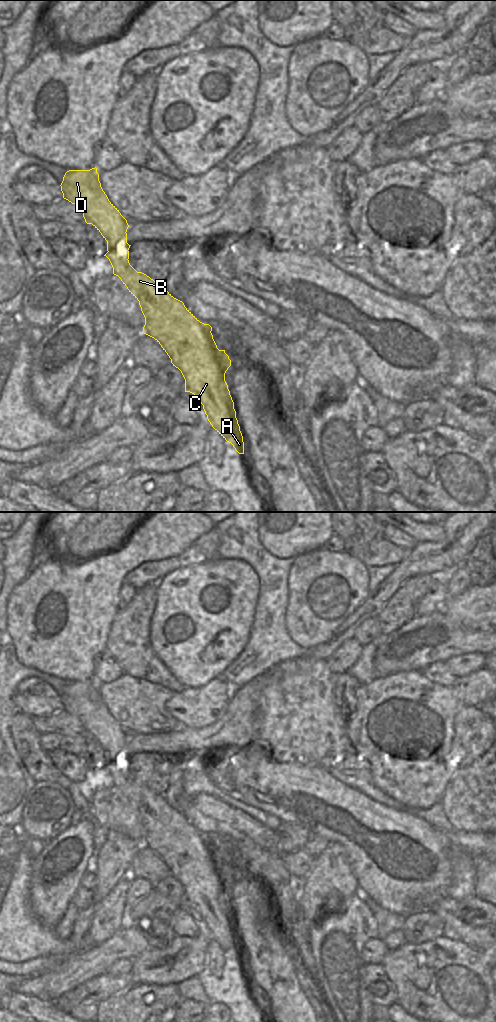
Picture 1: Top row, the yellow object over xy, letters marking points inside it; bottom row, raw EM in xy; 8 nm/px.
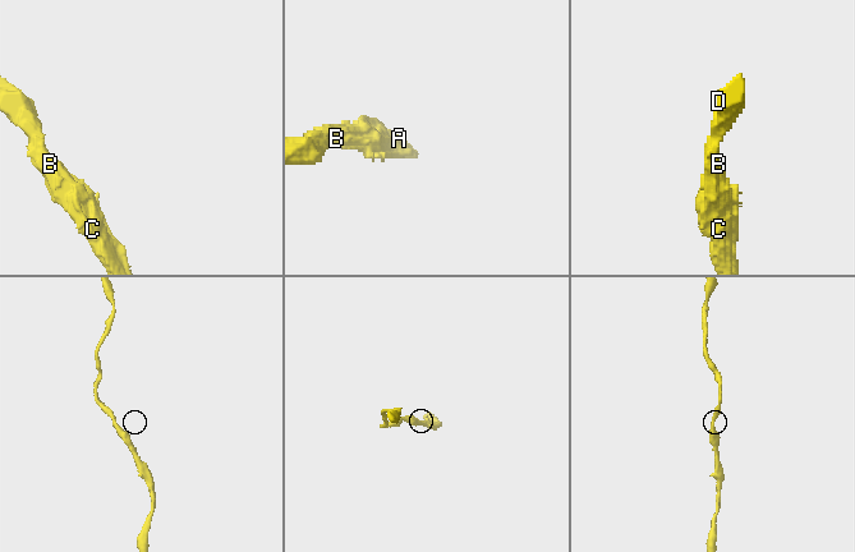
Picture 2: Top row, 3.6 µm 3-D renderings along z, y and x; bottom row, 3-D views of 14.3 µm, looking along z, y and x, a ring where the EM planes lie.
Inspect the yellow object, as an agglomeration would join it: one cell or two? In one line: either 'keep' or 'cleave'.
keep

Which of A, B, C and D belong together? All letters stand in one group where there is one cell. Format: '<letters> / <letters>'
A B C D

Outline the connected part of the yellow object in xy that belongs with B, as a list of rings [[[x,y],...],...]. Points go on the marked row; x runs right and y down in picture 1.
[[[97,168],[90,170],[69,170],[65,173],[61,183],[63,198],[76,204],[82,211],[87,224],[92,224],[107,241],[106,256],[112,267],[113,274],[118,276],[129,292],[139,301],[141,311],[145,317],[143,333],[154,338],[167,353],[173,366],[178,368],[185,379],[185,392],[194,394],[201,404],[207,419],[212,427],[229,443],[233,445],[239,454],[244,454],[243,436],[236,418],[234,402],[230,395],[228,385],[225,381],[225,373],[231,366],[231,360],[225,353],[225,350],[219,350],[211,333],[212,327],[209,324],[200,322],[184,305],[184,303],[174,298],[165,288],[165,286],[151,279],[142,272],[137,272],[129,263],[129,248],[127,243],[127,229],[129,227],[127,220],[121,215],[119,210],[109,201],[107,195],[101,187]]]

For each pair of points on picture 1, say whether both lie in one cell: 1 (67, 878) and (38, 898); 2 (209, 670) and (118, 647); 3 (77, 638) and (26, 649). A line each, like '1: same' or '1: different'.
1: same
2: different
3: same

